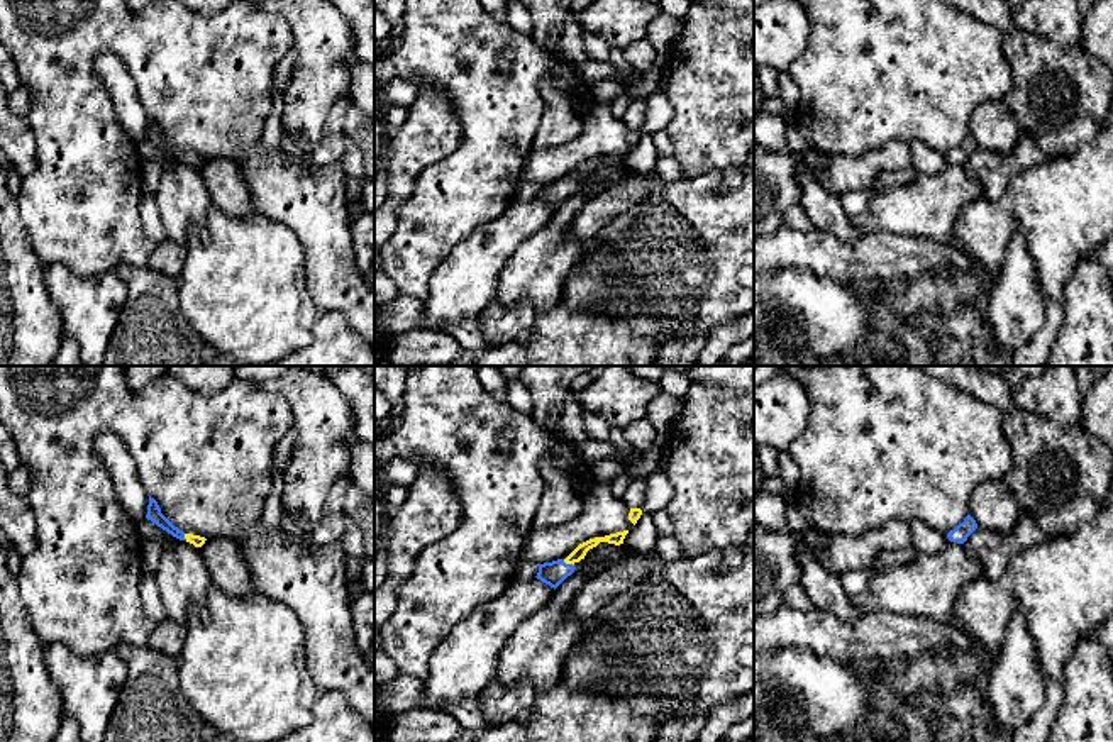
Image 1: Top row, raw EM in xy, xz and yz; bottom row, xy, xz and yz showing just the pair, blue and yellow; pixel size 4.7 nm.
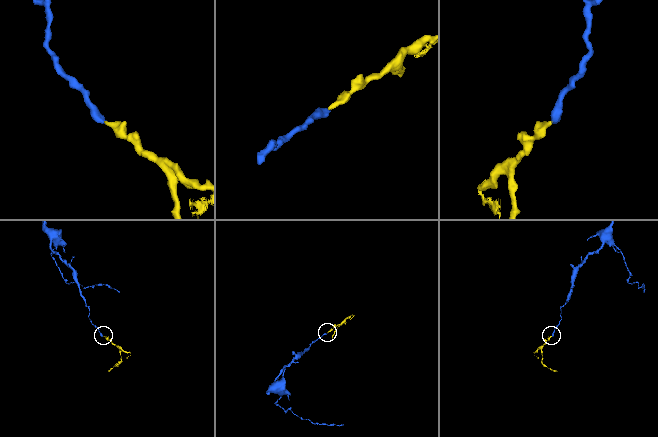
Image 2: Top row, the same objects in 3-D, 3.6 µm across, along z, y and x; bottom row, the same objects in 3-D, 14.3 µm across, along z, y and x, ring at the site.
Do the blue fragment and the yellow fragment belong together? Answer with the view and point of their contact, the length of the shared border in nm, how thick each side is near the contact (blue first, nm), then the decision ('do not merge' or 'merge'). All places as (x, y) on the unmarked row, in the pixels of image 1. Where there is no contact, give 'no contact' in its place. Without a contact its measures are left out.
contact xz (568, 185); length 50 nm; calibres 110 and 60 nm; merge

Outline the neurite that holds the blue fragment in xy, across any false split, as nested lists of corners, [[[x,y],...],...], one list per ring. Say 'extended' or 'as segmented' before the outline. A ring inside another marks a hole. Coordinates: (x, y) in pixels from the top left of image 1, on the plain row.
extended; [[[149,117],[149,125],[147,125],[147,141],[151,141],[152,144],[156,144],[158,147],[161,147],[163,151],[166,151],[168,154],[171,154],[173,158],[180,159],[180,161],[186,161],[190,164],[193,164],[195,168],[202,168],[205,164],[205,158],[200,156],[193,156],[193,154],[185,154],[183,151],[180,151],[178,147],[174,147],[163,134],[161,129],[158,125],[158,122],[154,119]]]

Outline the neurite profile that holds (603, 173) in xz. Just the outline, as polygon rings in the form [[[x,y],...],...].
[[[600,163],[596,168],[590,169],[579,183],[574,183],[573,186],[581,190],[586,186],[603,185],[608,188],[610,185],[623,181],[628,174],[630,173],[623,168],[623,164],[615,166]]]

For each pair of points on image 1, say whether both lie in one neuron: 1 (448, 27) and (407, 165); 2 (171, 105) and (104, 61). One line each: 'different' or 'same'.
1: different
2: different

